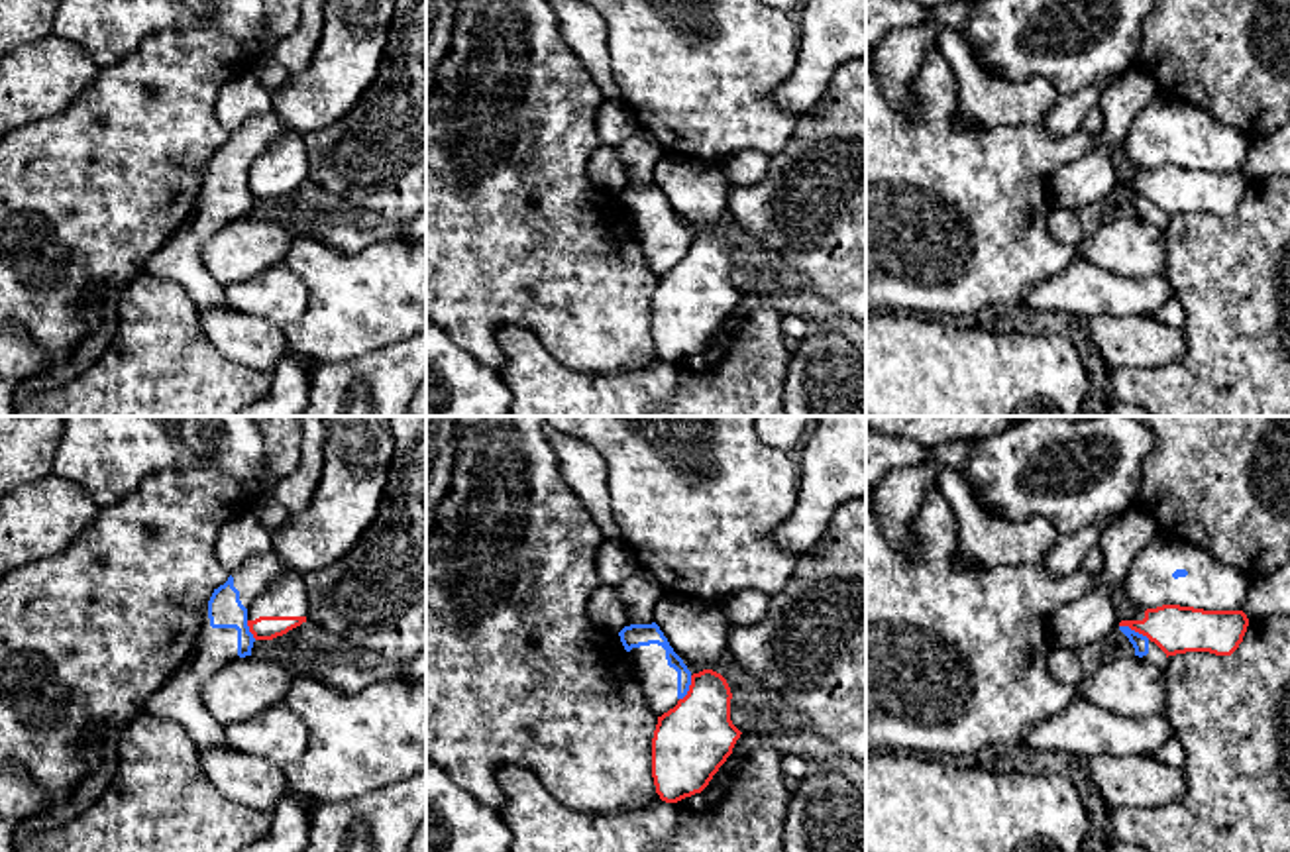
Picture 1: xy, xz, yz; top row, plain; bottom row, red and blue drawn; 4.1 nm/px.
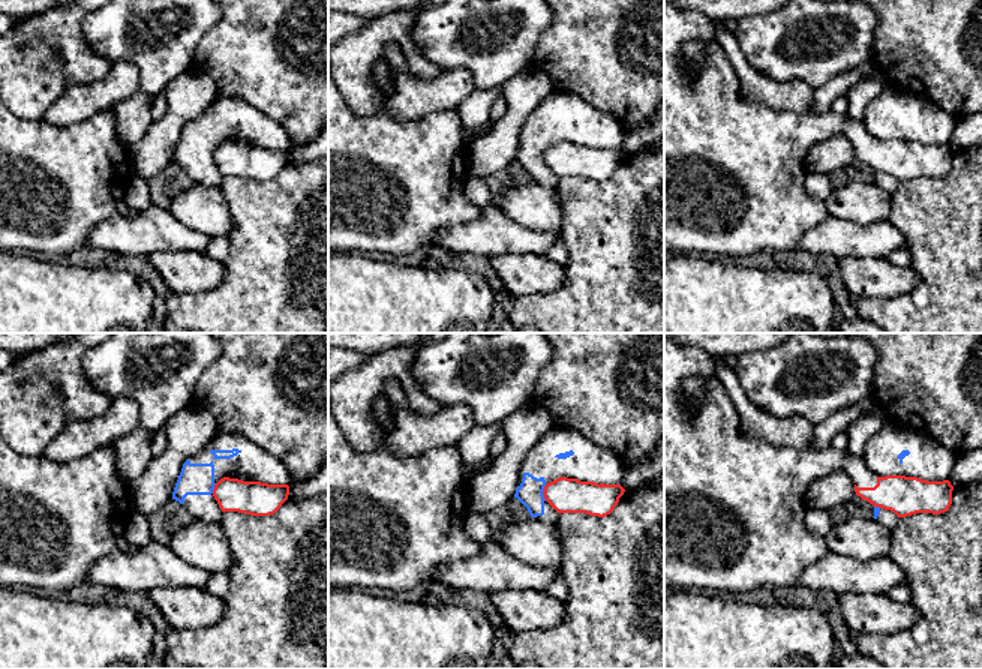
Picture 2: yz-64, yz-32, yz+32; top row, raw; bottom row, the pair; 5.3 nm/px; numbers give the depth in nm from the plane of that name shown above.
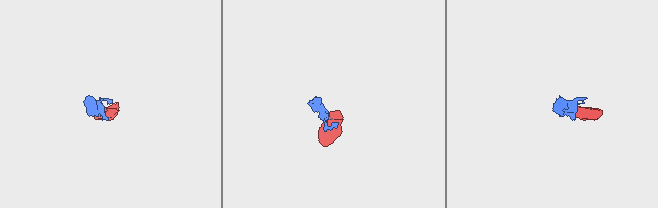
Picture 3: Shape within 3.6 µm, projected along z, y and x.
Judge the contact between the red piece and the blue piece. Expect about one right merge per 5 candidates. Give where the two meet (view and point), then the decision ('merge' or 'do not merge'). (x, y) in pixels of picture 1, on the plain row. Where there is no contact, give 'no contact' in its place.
yz (1135, 191) | do not merge

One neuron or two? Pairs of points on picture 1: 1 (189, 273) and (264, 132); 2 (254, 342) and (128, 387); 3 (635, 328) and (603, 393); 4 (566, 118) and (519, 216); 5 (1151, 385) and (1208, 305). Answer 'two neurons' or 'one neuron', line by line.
1: one neuron
2: two neurons
3: two neurons
4: one neuron
5: one neuron

